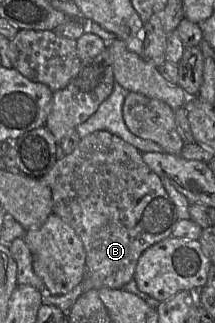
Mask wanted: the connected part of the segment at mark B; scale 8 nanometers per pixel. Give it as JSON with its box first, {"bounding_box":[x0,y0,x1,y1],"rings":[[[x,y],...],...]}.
{"bounding_box":[37,130,179,292],"rings":[[[105,130],[95,131],[81,138],[70,154],[62,155],[45,175],[37,178],[40,178],[51,190],[53,213],[74,229],[83,244],[86,253],[86,271],[82,280],[84,292],[101,288],[123,289],[129,281],[134,279],[135,268],[140,255],[150,246],[170,237],[175,224],[179,220],[175,204],[164,189],[160,178],[143,161],[142,153],[120,137]]]}

